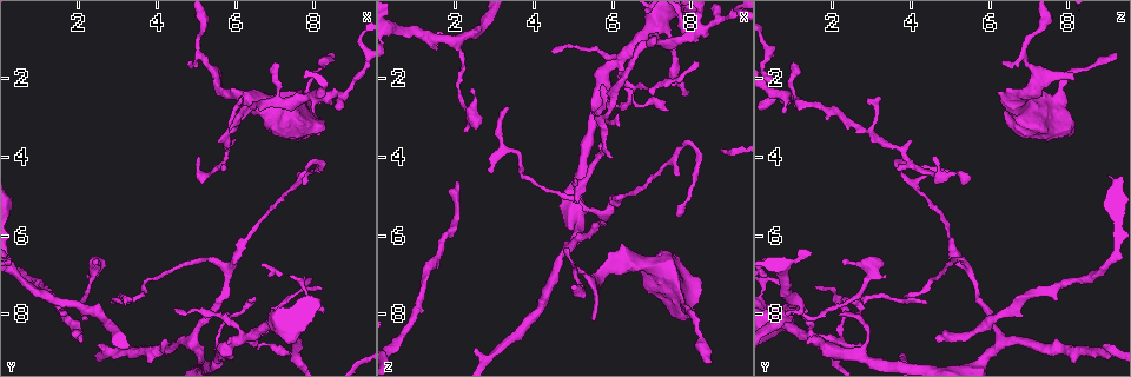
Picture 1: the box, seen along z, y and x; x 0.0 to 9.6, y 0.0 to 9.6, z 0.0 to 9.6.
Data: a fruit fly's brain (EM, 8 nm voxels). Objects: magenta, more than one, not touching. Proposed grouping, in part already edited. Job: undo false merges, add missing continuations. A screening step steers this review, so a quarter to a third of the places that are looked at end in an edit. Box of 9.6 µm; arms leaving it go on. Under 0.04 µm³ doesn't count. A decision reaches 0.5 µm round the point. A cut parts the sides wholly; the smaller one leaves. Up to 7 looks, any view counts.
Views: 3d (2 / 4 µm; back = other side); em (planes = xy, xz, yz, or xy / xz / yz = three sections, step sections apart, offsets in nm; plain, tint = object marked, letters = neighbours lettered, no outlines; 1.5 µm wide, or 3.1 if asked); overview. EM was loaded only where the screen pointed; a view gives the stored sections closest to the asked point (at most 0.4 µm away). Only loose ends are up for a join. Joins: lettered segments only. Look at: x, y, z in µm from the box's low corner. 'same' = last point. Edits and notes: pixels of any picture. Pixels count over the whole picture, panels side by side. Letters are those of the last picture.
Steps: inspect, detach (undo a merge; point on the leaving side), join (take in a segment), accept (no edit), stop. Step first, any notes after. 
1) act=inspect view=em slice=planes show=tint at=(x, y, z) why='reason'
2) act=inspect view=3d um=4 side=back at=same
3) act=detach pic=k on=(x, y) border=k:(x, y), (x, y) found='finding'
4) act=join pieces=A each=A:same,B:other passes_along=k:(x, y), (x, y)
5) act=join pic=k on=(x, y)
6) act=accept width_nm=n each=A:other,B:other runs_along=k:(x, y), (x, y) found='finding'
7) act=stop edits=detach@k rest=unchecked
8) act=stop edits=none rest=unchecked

act=inspect view=em slice=yz step=4 show=letters at=(5.45, 2.05, 8.15) why='an open end'

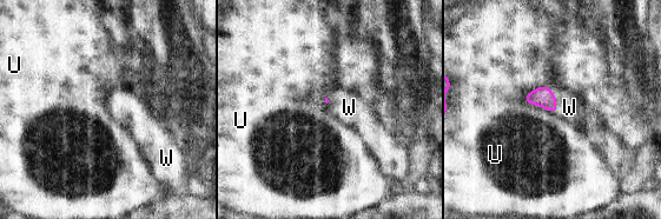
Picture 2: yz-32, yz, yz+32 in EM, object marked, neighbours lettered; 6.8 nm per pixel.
act=join pieces=W each=U:other,W:same passes_along=2:(543, 97), (556, 100), (569, 107) found='the cell continues'

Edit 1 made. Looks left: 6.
act=inspect view=3d um=2 at=(5.15, 4.35, 5.10) why='an open end'

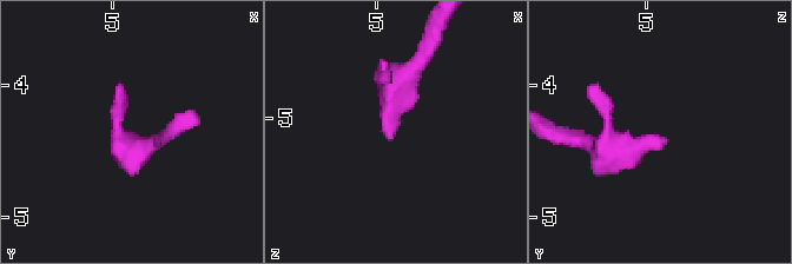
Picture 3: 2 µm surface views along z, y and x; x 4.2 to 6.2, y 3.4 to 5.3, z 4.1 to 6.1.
act=inspect view=em slice=planes show=tint at=(5.10, 4.40, 5.16)

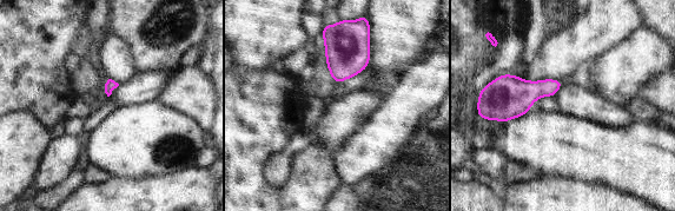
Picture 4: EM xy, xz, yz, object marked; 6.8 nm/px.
act=inspect view=em slice=planes show=letters at=same

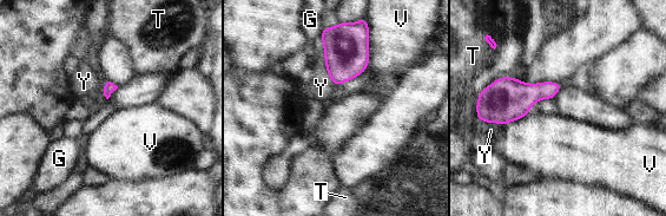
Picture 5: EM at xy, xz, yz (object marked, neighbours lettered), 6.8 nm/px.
act=accept width_nm=80 longest_contact=V:220nm each=G:other,T:other,V:other,Y:other found='none of them fits'

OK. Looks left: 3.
act=stop edits=join@2 rest=unchecked

